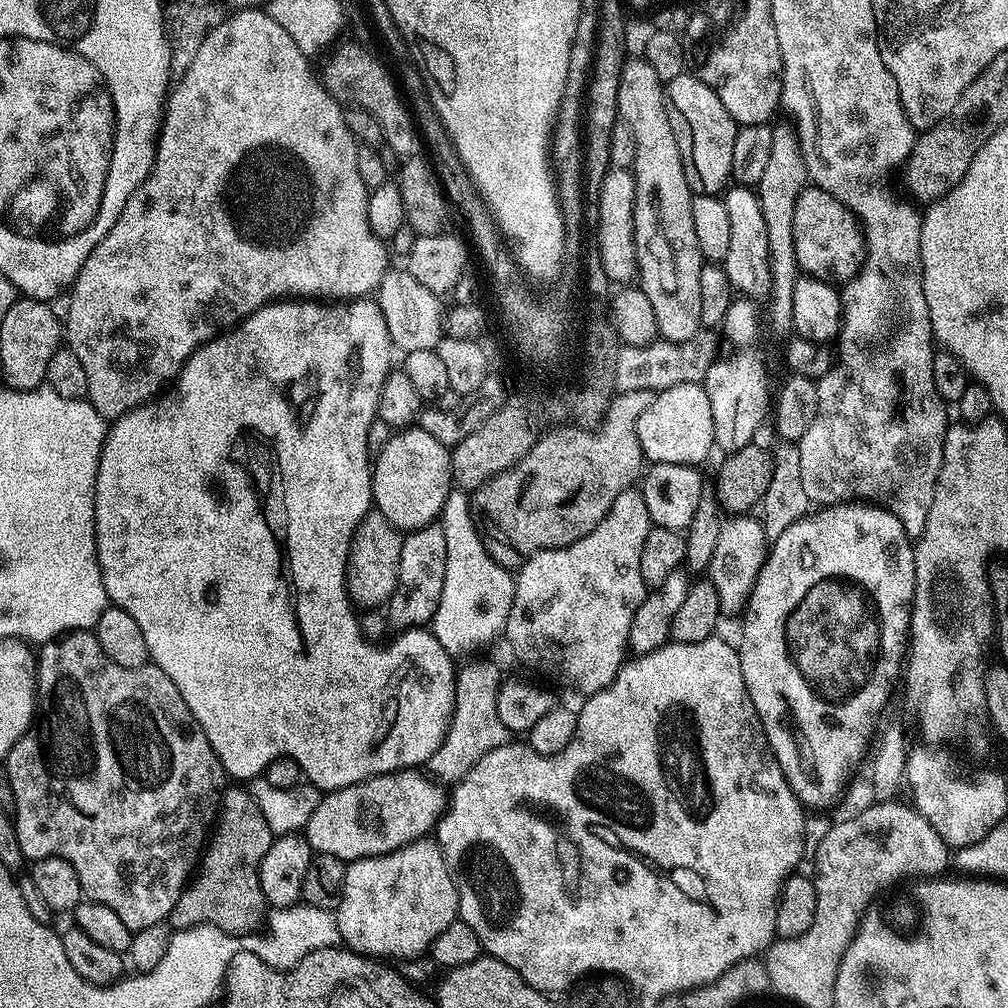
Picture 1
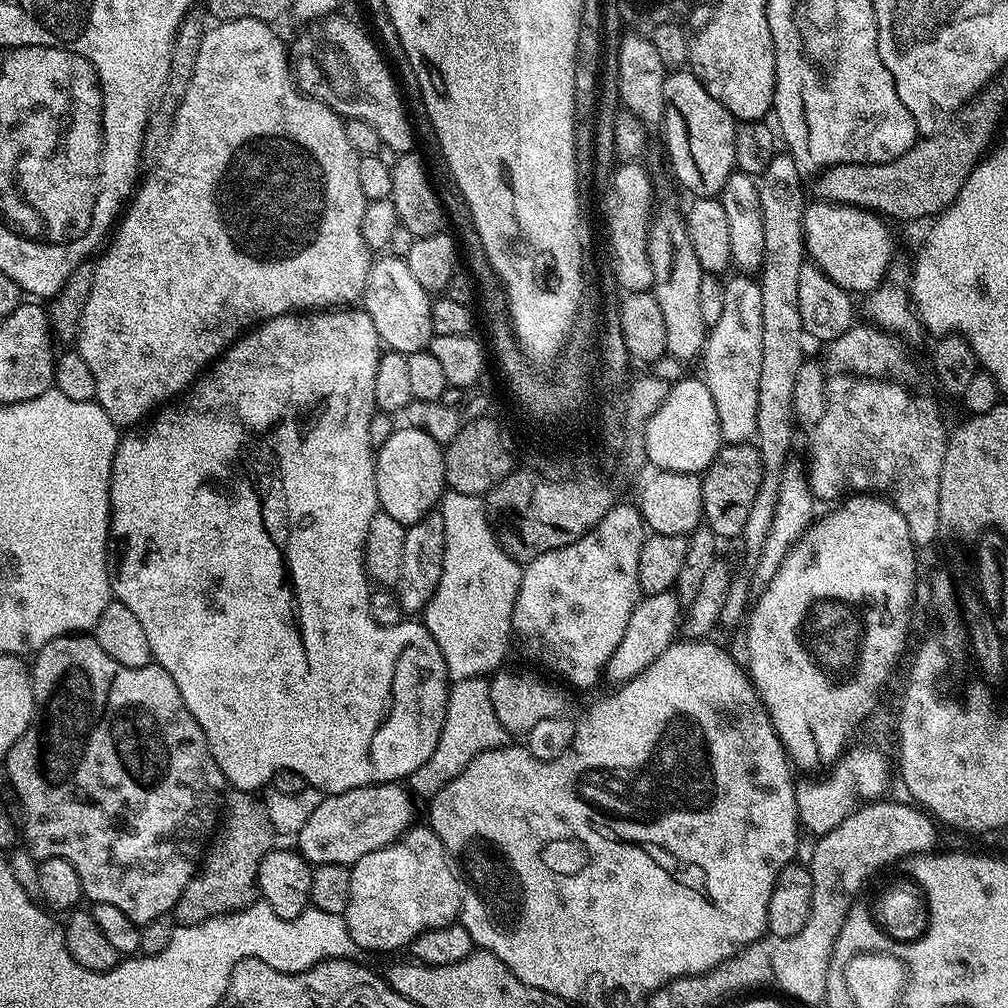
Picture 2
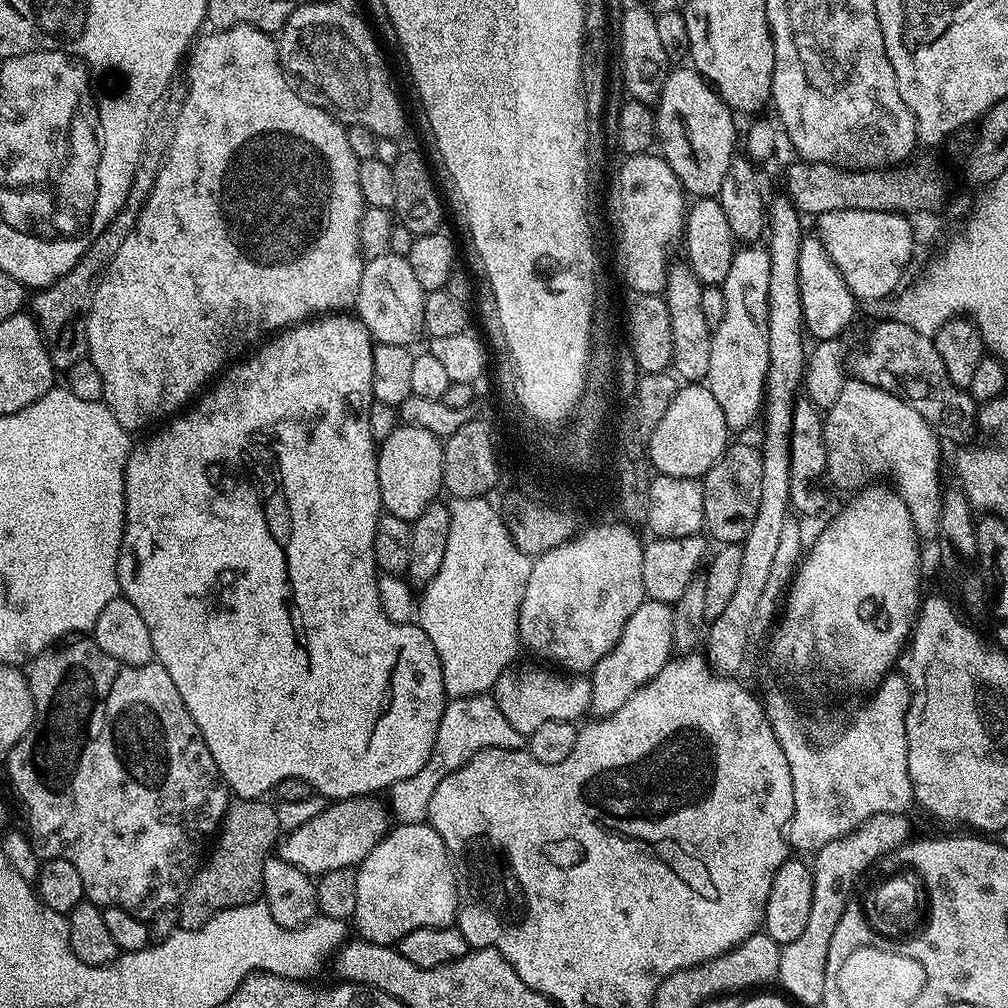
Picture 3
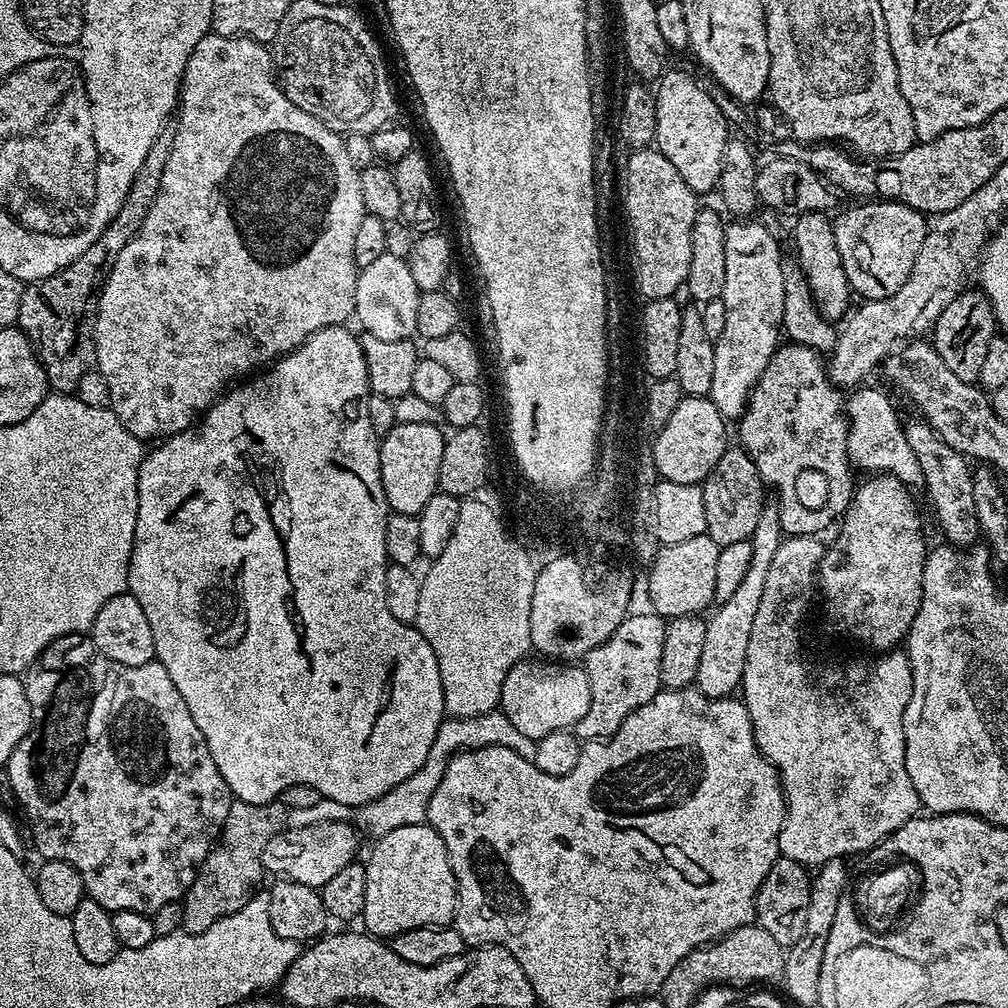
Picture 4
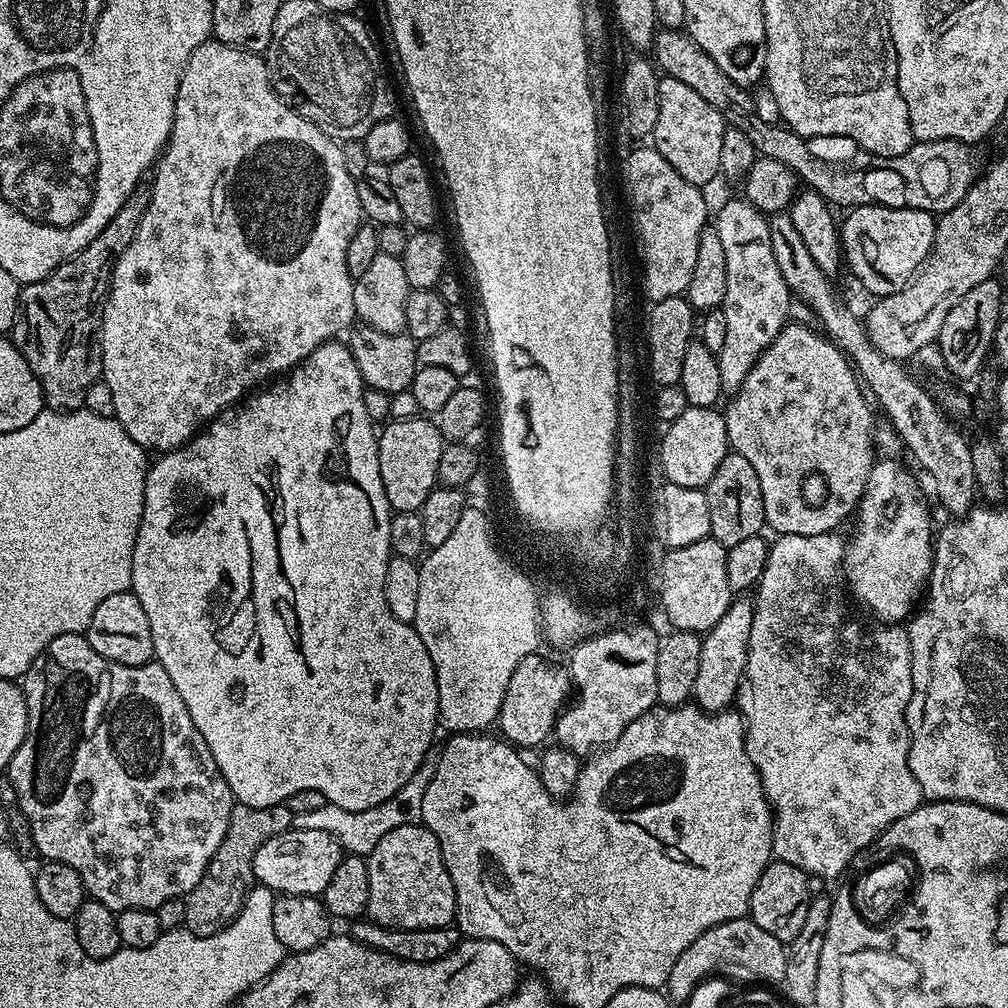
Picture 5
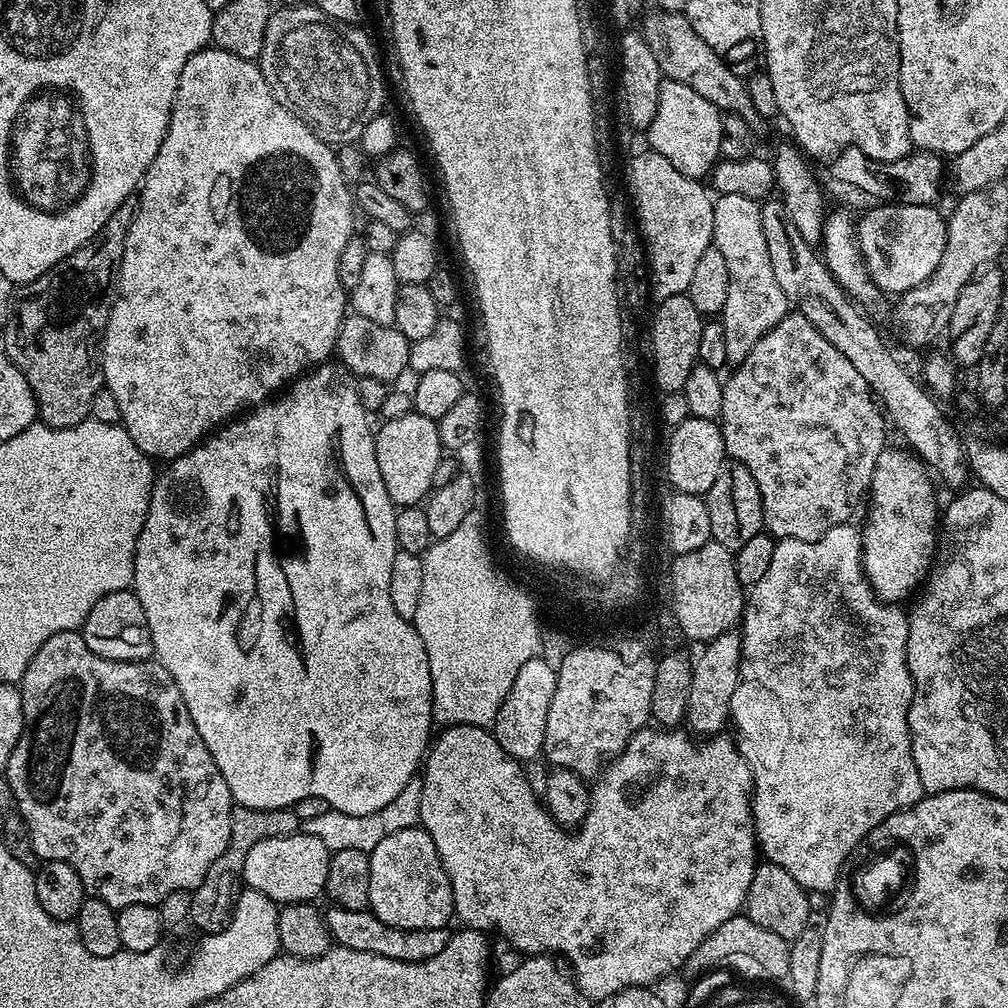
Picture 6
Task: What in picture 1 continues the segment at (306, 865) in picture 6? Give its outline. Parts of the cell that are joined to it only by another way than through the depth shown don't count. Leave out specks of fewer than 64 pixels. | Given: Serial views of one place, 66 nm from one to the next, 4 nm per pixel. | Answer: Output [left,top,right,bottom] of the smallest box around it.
[302,771,445,862]

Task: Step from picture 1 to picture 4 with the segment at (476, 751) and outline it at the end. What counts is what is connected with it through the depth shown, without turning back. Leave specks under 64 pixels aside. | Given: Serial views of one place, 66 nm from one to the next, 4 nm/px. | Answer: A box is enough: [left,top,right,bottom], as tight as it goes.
[354,710,536,838]

